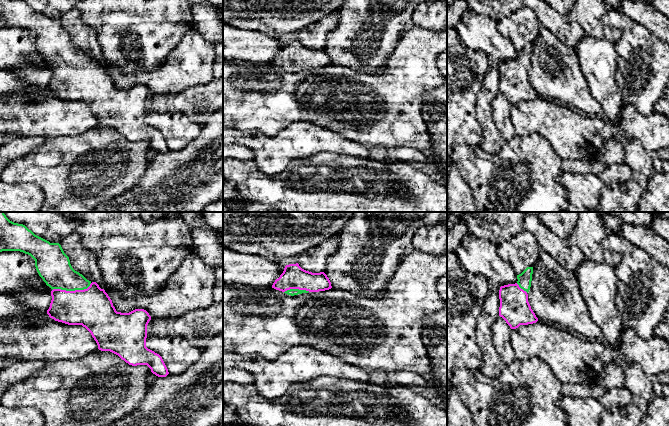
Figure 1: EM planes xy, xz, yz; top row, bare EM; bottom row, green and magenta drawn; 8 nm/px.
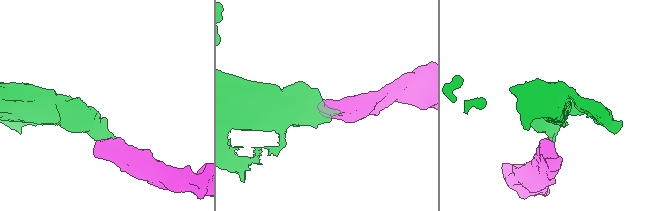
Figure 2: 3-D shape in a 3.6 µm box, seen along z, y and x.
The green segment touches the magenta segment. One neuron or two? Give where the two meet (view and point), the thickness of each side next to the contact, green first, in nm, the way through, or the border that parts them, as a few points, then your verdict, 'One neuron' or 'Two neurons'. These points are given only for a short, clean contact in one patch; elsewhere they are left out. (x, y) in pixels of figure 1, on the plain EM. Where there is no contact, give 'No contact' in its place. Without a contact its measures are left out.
Touches green at xy (71, 66). Thickness 280 nm (green) against 320 nm. Path across: xy (53, 41), (71, 66), (92, 84). One neuron

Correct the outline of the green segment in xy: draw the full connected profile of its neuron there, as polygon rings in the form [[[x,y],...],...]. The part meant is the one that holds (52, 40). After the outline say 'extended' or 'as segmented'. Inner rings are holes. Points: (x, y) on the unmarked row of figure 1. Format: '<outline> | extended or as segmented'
[[[0,0],[0,28],[2,27],[20,27],[30,31],[35,36],[35,43],[39,52],[52,65],[52,76],[47,86],[50,94],[68,101],[82,101],[91,109],[99,126],[110,127],[129,141],[147,141],[151,148],[158,153],[166,153],[169,150],[162,133],[146,123],[147,101],[151,96],[149,89],[144,85],[135,85],[129,89],[117,88],[104,65],[101,65],[96,58],[87,56],[72,44],[69,33],[64,29],[59,19],[50,19],[35,11],[23,0]]] | extended

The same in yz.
[[[527,43],[517,51],[515,60],[500,63],[499,92],[502,93],[511,105],[520,101],[533,100],[538,97],[528,78],[528,68],[531,63],[533,43]]] | extended

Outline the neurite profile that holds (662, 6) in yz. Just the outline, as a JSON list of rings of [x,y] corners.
[[[649,0],[648,4],[669,19],[669,0]]]

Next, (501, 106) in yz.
[[[500,92],[492,101],[493,119],[505,141],[510,141],[516,136],[516,131],[510,117],[511,107],[510,102]]]

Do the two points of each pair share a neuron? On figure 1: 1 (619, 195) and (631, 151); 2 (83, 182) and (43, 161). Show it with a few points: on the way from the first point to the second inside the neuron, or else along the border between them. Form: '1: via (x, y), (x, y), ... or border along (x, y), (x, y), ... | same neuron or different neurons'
1: via (632, 190), (635, 187), (636, 164) | same neuron
2: via (80, 170), (69, 159), (55, 159) | same neuron

